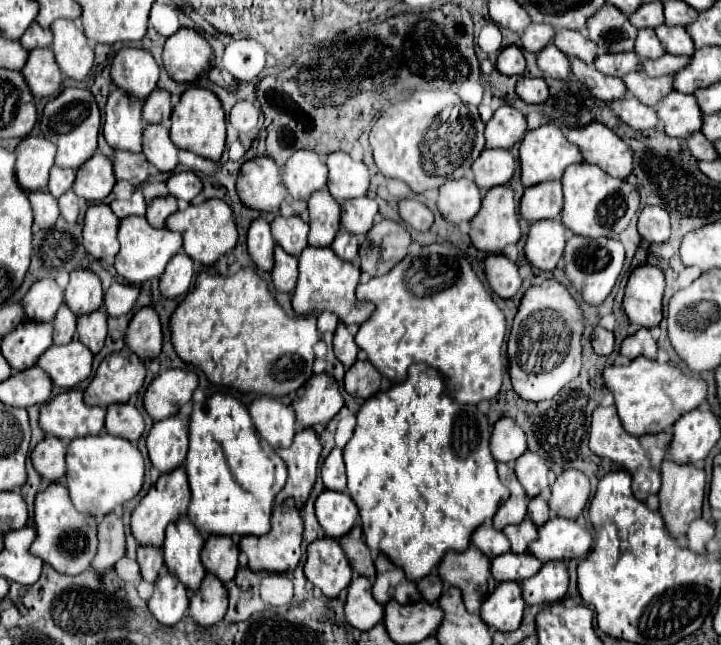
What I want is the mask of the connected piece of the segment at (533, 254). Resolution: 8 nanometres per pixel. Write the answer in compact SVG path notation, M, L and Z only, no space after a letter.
M537 220L529 228L525 244L527 260L539 270L555 270L563 260L567 228L559 220Z

